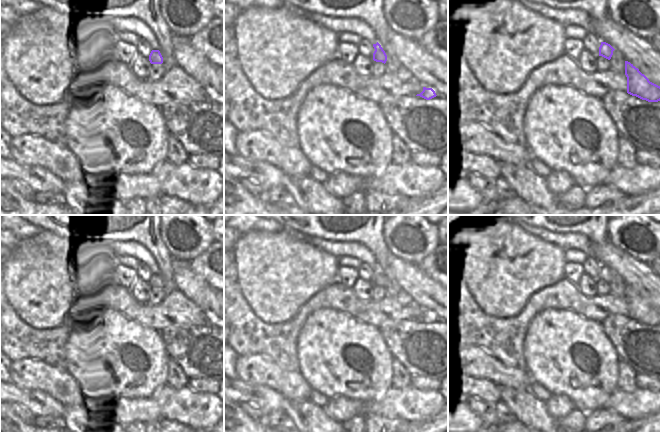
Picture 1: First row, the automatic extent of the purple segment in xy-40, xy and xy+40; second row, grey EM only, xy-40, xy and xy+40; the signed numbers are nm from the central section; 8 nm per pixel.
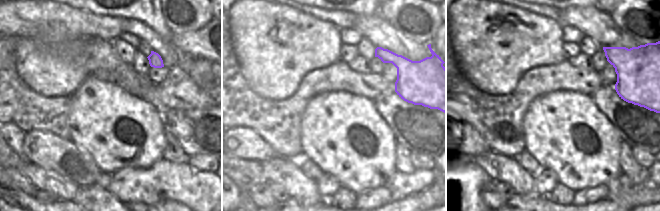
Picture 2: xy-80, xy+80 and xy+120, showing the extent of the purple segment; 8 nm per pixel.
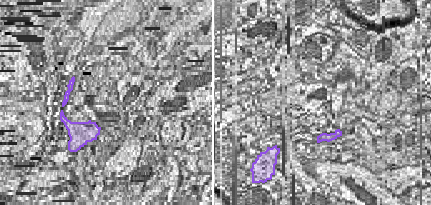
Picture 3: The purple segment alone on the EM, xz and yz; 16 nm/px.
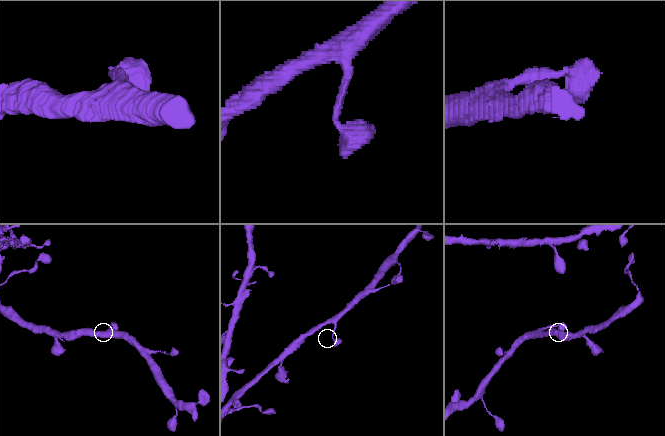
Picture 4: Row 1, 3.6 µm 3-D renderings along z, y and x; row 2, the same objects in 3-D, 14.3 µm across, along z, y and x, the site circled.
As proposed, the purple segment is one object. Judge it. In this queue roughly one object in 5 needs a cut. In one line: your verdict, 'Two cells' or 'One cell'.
One cell.

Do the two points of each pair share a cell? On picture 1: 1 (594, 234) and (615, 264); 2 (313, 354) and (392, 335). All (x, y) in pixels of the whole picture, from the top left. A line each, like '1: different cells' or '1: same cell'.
1: different cells
2: different cells

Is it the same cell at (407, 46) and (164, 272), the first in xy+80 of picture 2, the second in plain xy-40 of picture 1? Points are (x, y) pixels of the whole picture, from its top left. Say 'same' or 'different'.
different

